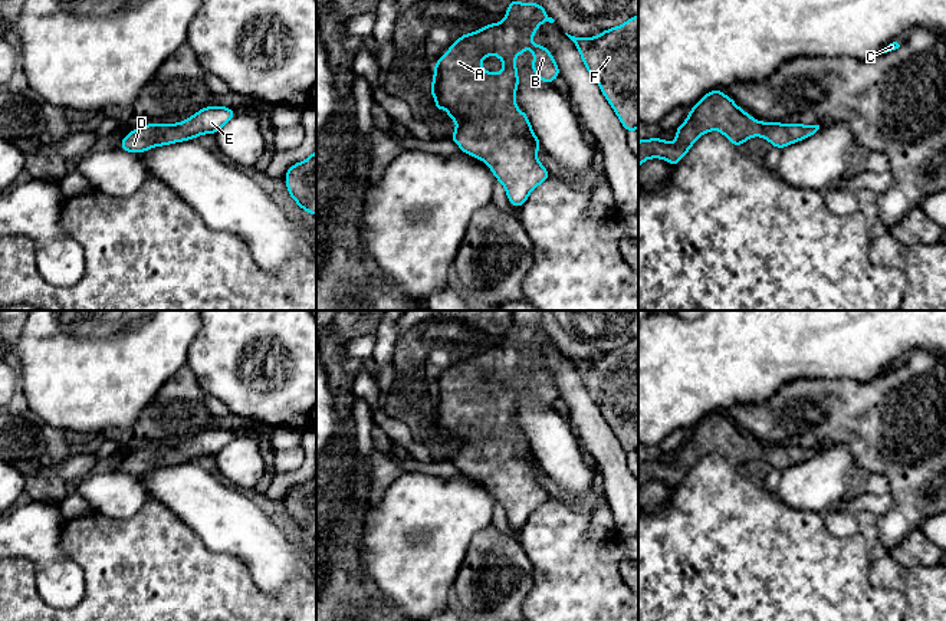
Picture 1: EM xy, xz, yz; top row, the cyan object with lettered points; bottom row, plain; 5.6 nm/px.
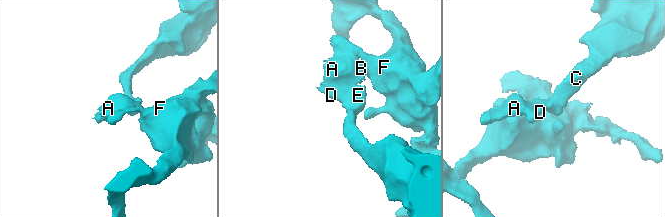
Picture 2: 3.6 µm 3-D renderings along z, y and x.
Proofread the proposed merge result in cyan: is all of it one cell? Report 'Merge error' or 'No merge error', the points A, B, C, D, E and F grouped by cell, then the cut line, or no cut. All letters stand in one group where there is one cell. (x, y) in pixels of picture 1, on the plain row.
No merge error. Groups: A B C D E F. No split

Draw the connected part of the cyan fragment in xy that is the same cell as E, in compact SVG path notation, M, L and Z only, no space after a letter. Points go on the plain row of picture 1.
M207 428L180 446L148 446L131 453L119 469L128 474L144 474L160 467L194 461L201 456L216 456L233 441L234 433L224 428Z

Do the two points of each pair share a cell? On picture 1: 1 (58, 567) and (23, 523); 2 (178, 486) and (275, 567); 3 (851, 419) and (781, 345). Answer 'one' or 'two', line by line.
1: one
2: one
3: two

